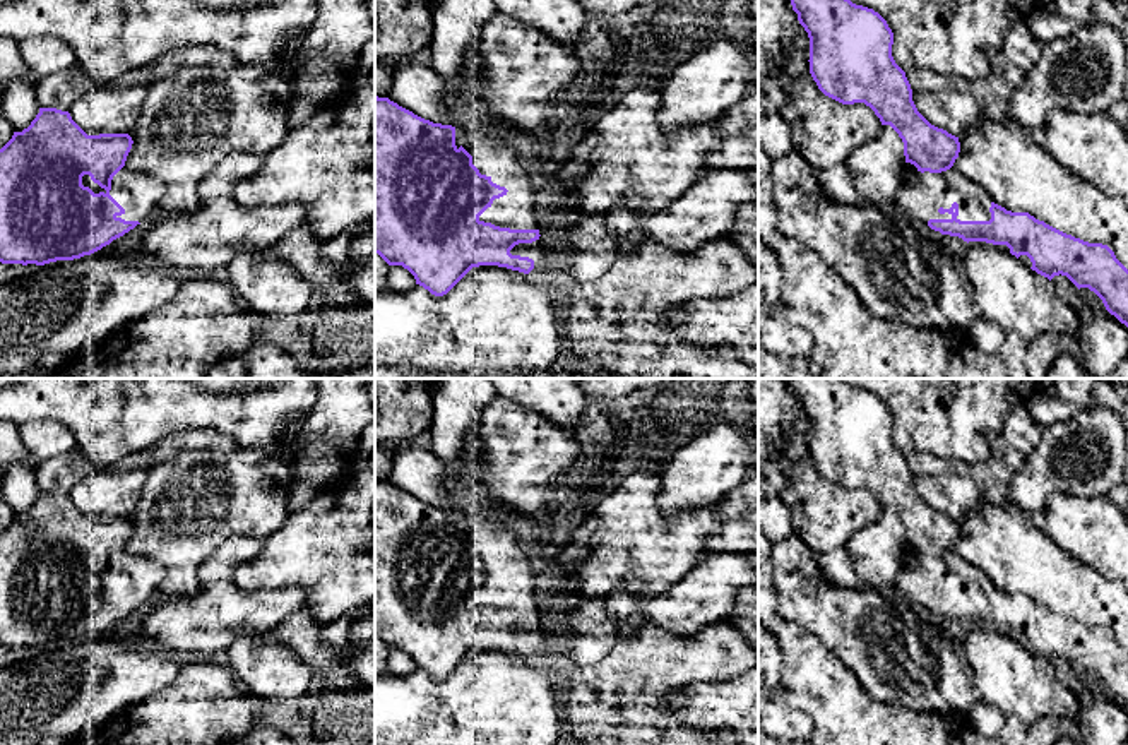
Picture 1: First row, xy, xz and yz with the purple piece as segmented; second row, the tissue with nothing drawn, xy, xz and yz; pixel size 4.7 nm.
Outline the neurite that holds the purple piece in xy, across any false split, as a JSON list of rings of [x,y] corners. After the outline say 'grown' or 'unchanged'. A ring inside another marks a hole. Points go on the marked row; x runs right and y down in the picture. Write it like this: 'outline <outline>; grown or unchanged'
outline [[[39,108],[31,125],[14,132],[0,149],[0,262],[45,265],[80,259],[154,218],[166,188],[157,178],[125,166],[132,144],[128,134],[87,135],[68,111]]]; grown

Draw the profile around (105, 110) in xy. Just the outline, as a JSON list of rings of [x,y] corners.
[[[98,86],[75,99],[68,113],[87,135],[130,134],[140,116],[145,96],[145,86],[127,89]]]

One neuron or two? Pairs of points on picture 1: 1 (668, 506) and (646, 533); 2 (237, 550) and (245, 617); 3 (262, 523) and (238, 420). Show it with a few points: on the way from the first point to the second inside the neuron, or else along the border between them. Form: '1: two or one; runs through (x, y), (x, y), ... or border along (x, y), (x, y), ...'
1: two; border along (659, 476), (663, 512), (702, 507)
2: one; runs through (225, 567), (225, 596), (228, 600)
3: two; border along (238, 446), (262, 449), (283, 458)

